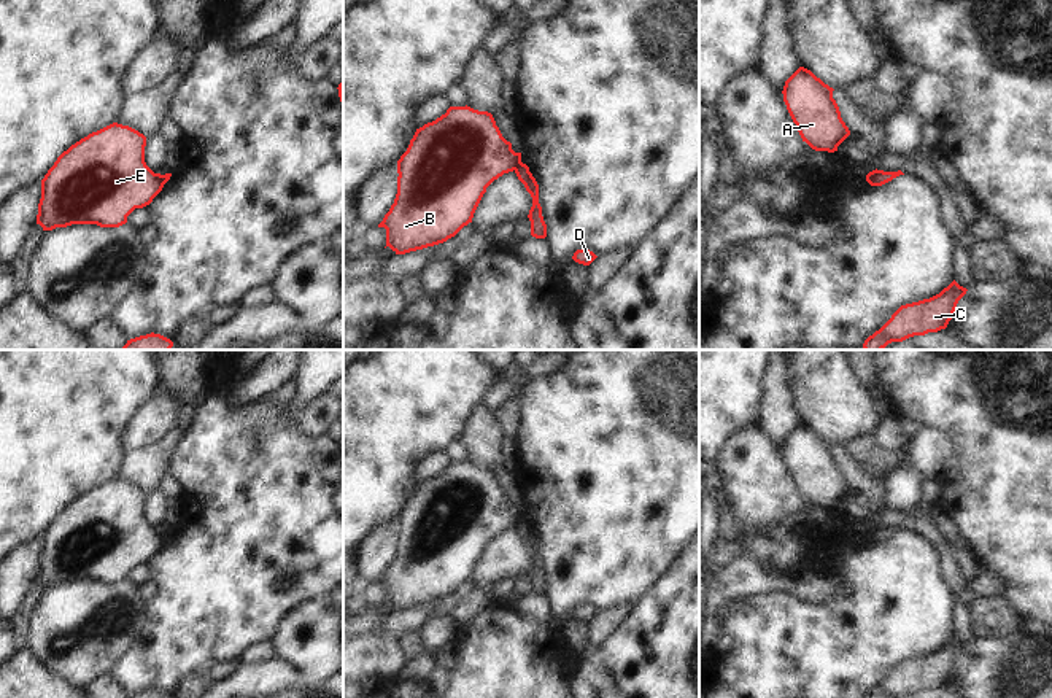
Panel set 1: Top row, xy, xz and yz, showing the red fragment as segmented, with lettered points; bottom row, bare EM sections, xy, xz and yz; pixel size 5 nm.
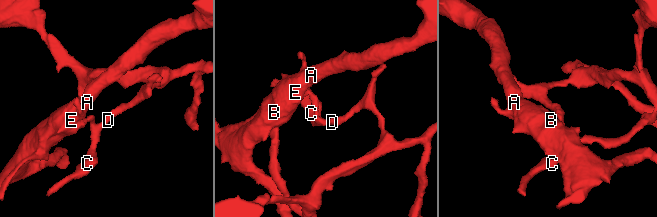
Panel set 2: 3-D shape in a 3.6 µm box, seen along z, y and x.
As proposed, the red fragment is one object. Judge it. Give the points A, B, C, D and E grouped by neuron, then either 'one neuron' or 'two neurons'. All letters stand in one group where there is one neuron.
A B E / C D | two neurons

